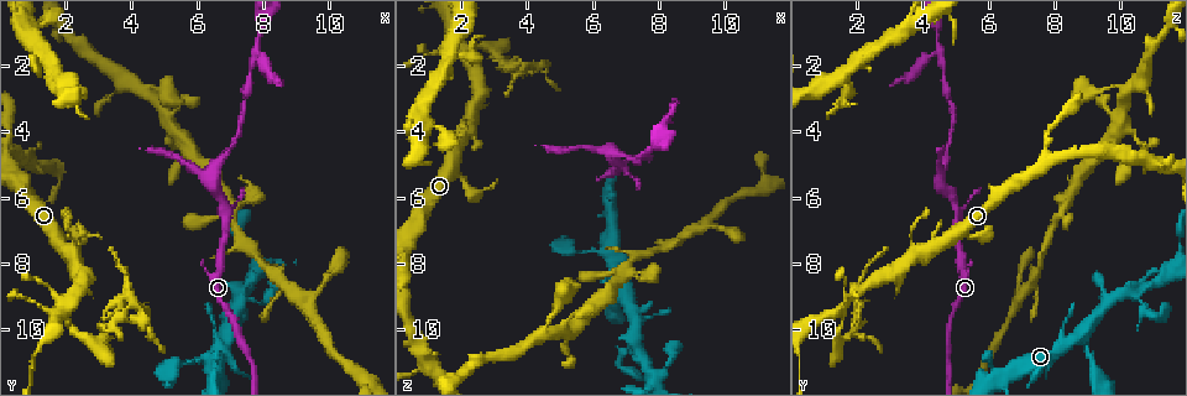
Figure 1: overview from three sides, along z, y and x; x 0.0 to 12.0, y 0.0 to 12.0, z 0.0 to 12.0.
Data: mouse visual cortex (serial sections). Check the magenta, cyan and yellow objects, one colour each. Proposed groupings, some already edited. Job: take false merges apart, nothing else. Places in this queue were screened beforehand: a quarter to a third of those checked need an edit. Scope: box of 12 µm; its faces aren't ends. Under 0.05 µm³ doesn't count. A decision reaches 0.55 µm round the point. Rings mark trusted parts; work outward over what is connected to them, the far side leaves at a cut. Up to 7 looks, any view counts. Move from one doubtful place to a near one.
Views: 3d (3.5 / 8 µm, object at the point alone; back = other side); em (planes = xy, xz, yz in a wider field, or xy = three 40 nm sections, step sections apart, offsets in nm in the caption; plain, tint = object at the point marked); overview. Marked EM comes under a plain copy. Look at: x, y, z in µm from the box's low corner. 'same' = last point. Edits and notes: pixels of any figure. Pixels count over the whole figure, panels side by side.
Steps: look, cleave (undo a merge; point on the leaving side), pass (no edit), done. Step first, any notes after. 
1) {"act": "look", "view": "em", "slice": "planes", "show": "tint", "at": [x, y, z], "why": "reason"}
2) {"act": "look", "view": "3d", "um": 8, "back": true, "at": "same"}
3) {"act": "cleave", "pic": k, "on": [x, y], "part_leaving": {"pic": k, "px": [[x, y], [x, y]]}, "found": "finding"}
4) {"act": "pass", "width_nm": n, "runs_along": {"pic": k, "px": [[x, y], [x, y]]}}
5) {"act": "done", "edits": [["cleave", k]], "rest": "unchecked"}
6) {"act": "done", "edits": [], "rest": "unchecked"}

{"act": "look", "view": "em", "slice": "xy", "step": 3, "show": "tint", "at": [6.9, 10.2, 8.8], "why": "two arms in line, one across"}

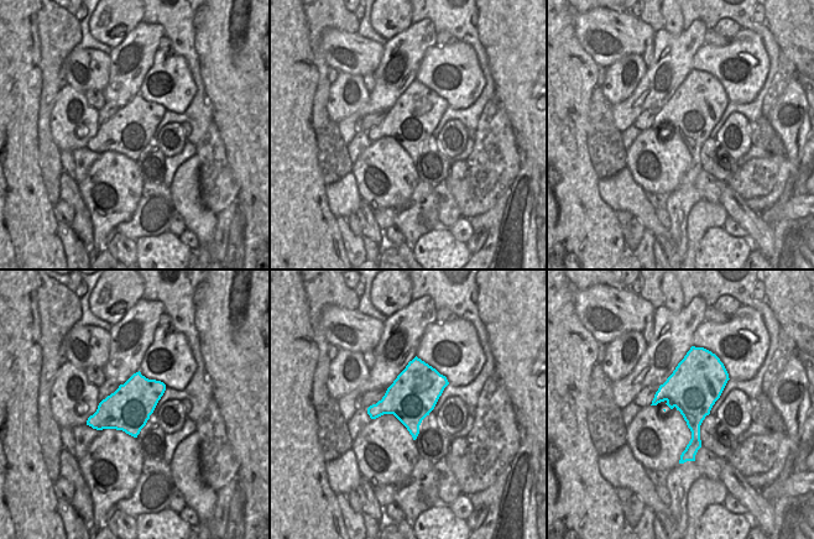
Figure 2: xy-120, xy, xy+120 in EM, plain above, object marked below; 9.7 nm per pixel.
{"act": "look", "view": "3d", "um": 3.5, "at": "same", "why": "see where the arms go"}

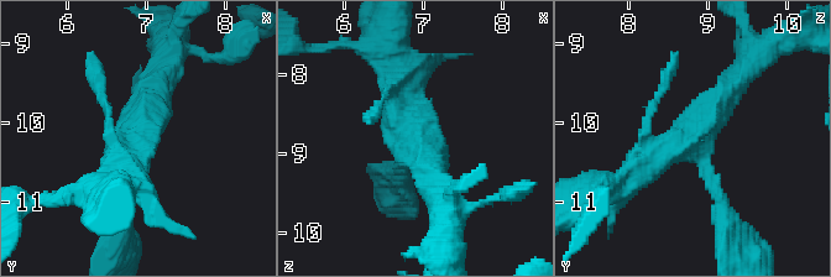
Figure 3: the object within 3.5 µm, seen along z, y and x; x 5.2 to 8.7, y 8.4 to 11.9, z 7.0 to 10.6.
{"act": "pass", "arm_widths_nm": [200, 350, 400], "runs_along": {"pic": 3, "px": [[627, 179], [681, 142], [741, 73]]}, "found": "all the same cell"}

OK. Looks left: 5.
{"act": "look", "view": "3d", "um": 3.5, "at": [6.8, 9.6, 10.9], "why": "sharp bend"}

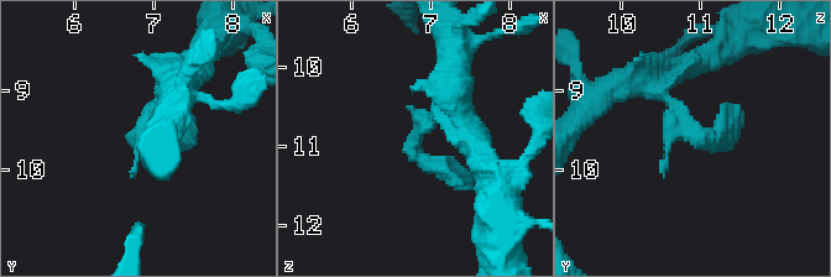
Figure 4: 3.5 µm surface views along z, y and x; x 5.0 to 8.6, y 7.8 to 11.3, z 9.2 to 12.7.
{"act": "look", "view": "em", "slice": "xy", "step": 2, "show": "tint", "at": [6.80, 9.55, 10.90]}

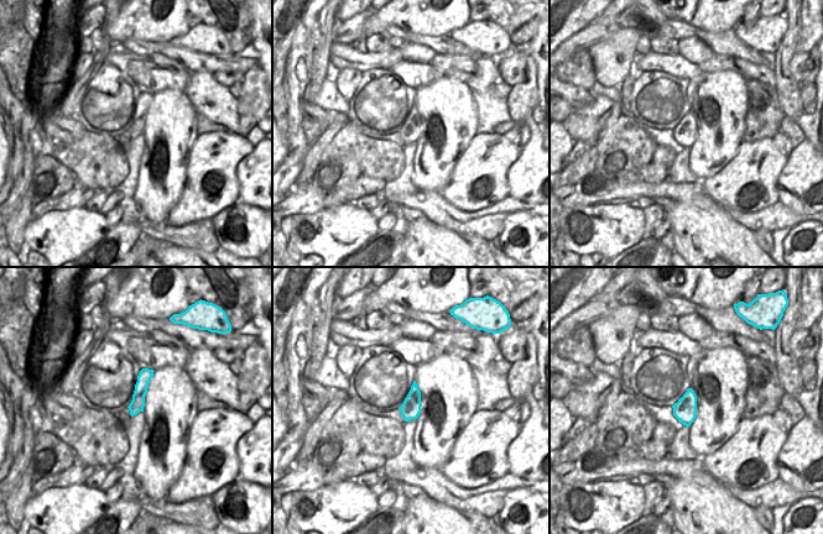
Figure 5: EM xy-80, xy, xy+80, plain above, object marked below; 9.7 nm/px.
{"act": "pass", "runs_along": {"pic": 5, "px": [[150, 372], [133, 412]]}, "found": "one cell here"}

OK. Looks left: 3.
{"act": "look", "view": "3d", "um": 3.5, "at": [7.8, 1.7, 4.5], "why": "a fork"}

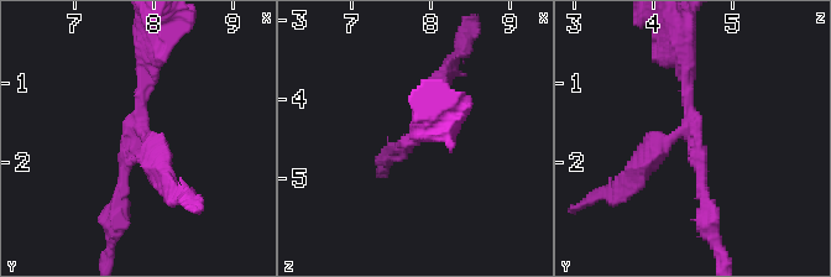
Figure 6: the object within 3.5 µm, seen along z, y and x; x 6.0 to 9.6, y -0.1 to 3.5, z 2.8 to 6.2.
{"act": "look", "view": "em", "slice": "xy", "step": 2, "show": "tint", "at": [7.85, 1.65, 4.50], "arms": 3, "arm_widths_nm": [150, 150, 300], "why": "need the tissue"}

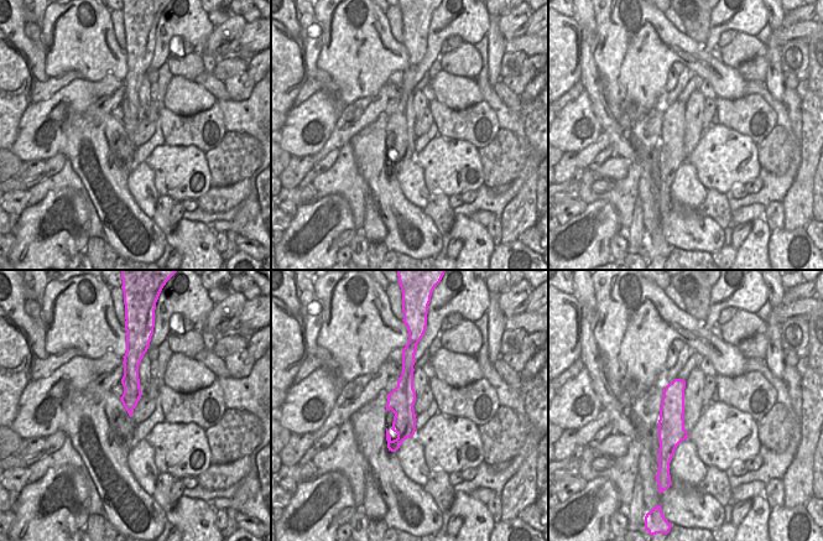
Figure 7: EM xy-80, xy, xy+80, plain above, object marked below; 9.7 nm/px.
{"act": "cleave", "pic": 6, "on": [649, 160], "part_leaving": {"pic": 6, "px": [[683, 131], [622, 192], [597, 196]]}, "found": "a second cell is stuck on"}

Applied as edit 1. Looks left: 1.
{"act": "done", "edits": [["cleave", 6]], "rest": "unchecked"}

